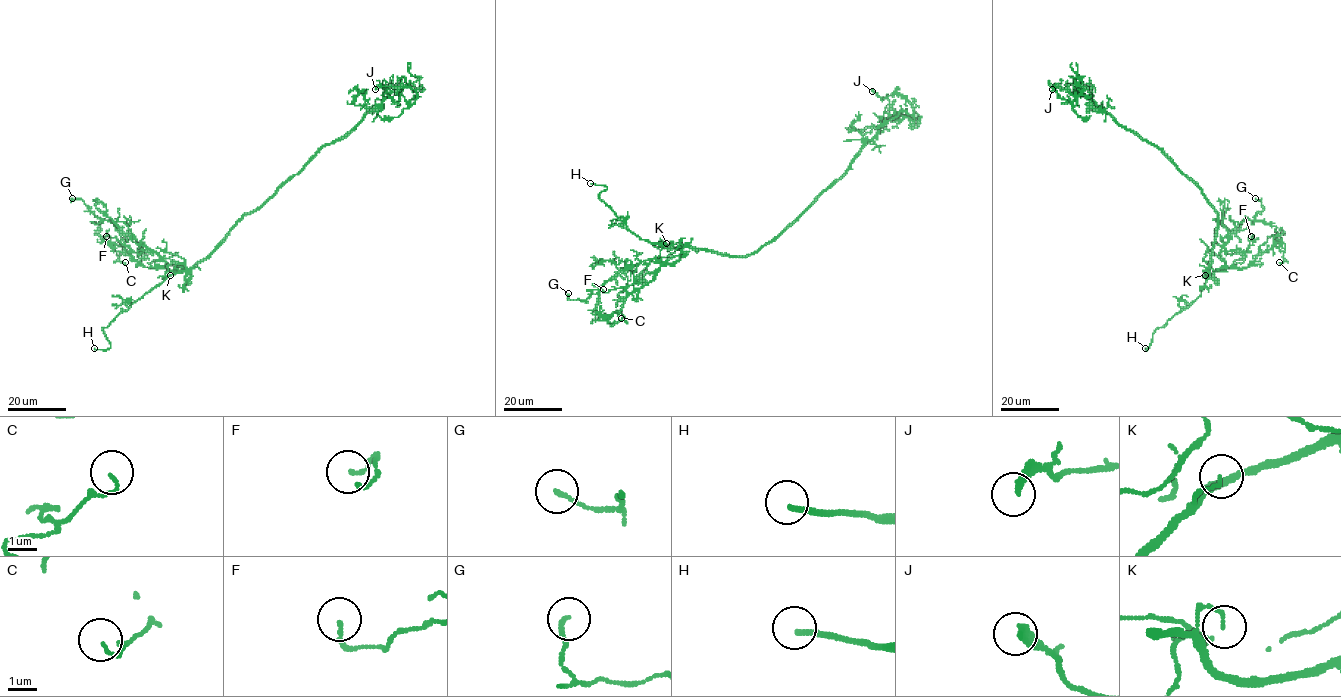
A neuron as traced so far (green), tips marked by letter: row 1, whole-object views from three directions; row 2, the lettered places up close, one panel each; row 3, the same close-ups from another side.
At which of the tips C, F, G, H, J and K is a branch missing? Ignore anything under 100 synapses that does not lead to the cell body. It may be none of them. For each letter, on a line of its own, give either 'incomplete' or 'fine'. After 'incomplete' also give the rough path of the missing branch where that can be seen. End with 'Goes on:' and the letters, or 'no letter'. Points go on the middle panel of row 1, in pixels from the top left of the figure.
C: fine
F: fine
G: fine
H: incomplete; course (590, 183), (554, 179), (548, 181)
J: fine
K: fine
Goes on: H

